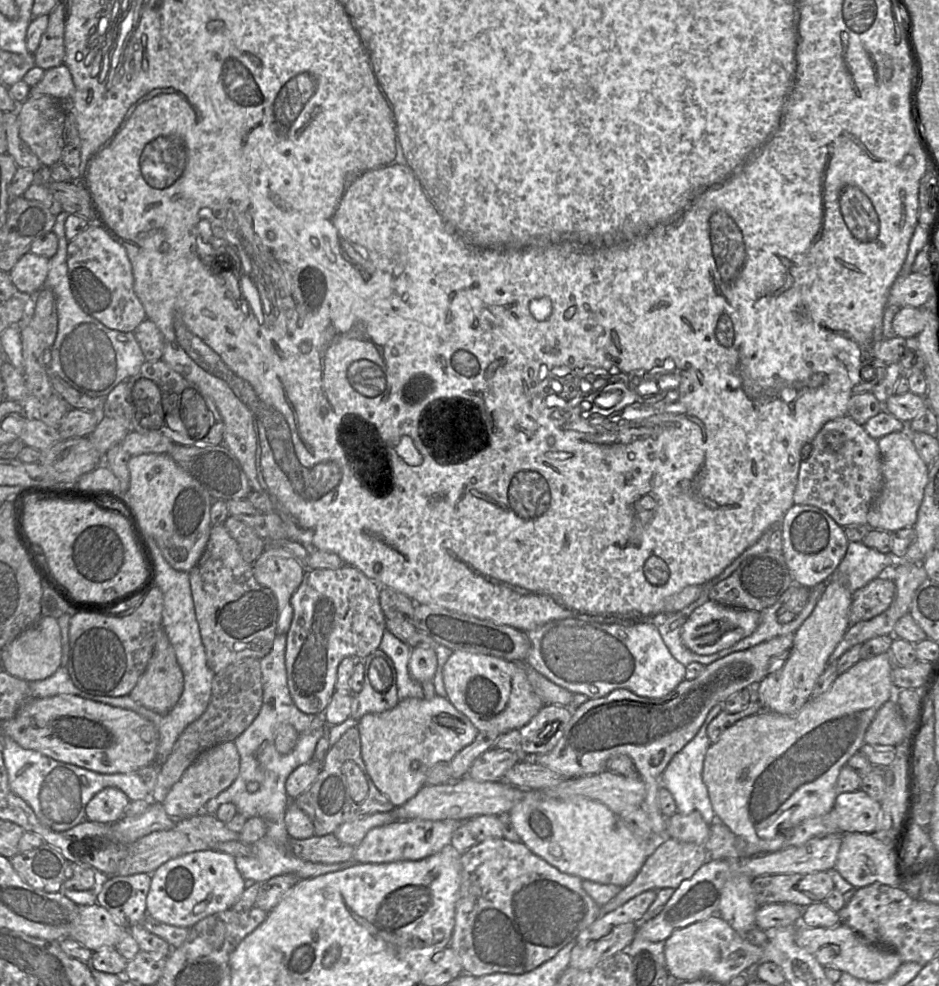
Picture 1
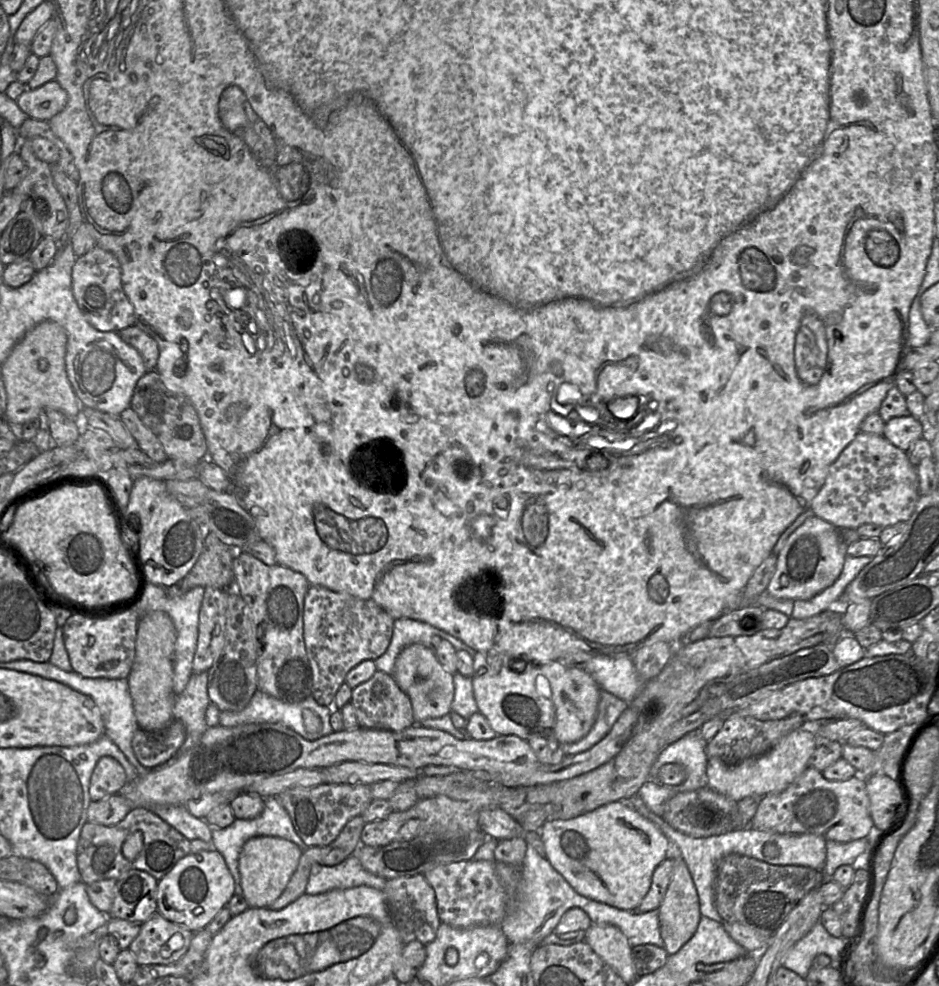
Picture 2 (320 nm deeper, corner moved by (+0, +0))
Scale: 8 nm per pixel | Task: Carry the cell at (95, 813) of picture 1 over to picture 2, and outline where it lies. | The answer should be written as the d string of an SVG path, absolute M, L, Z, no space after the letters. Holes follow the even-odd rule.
M103 756L96 763L90 779L90 799L99 801L118 794L126 783L127 777L121 764L110 756Z

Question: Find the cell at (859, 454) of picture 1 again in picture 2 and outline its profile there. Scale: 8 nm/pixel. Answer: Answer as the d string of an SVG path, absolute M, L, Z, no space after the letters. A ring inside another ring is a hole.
M860 431L831 464L810 509L838 529L857 529L864 523L885 528L898 522L907 522L919 497L919 478L908 453L883 435Z

